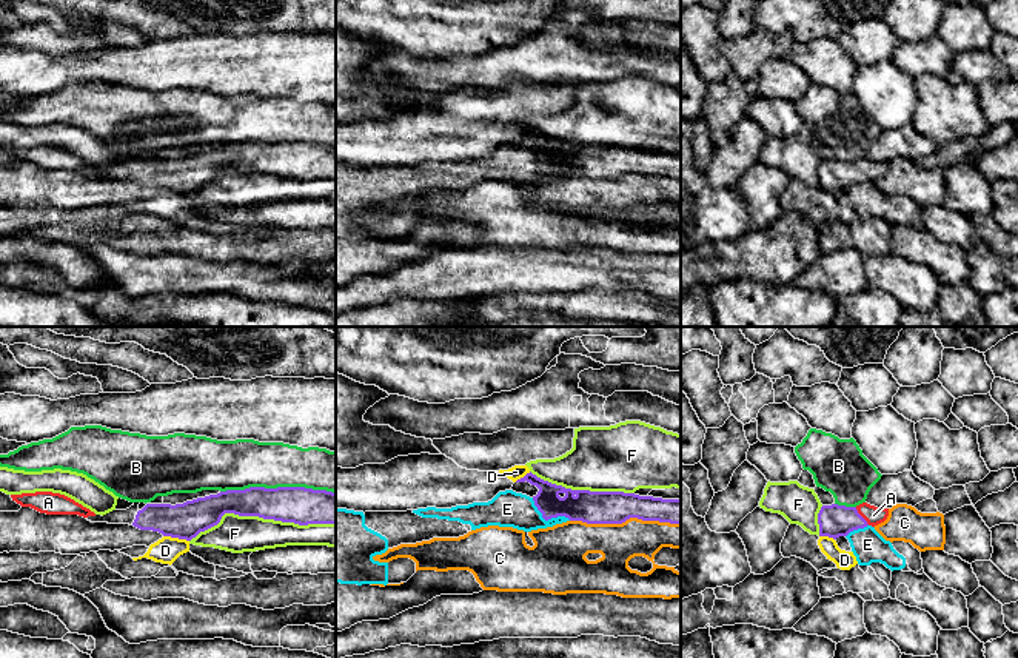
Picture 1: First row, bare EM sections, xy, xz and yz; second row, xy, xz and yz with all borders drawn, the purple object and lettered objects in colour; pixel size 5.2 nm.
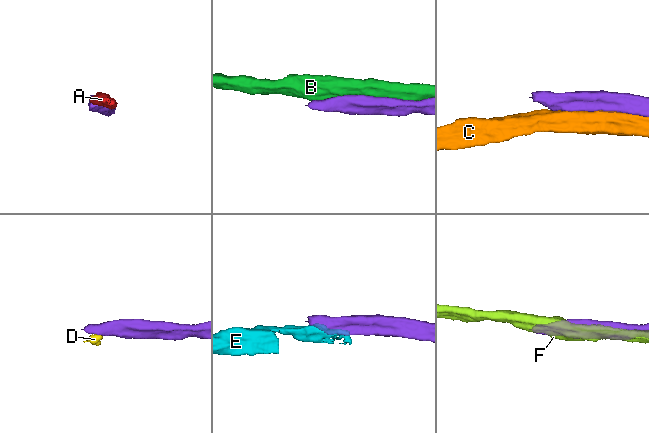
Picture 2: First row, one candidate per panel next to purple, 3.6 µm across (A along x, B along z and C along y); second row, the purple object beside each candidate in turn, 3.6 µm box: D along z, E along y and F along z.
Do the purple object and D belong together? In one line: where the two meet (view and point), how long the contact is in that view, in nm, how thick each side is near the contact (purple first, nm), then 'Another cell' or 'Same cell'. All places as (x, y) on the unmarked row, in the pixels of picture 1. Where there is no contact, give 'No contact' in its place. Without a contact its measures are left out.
Touches purple at xy (176, 191). Shared border 140 nm. Thickness 190 nm (purple) against 140 nm. Another cell

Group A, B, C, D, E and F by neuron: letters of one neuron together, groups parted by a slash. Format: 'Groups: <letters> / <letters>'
Groups: A / B / C / D / E / F

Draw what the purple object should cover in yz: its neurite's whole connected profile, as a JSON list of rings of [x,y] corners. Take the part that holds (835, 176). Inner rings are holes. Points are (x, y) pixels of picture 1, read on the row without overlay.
[[[867,157],[856,162],[822,160],[818,168],[819,191],[839,193],[867,180],[878,180],[889,171],[889,163],[878,163]]]

